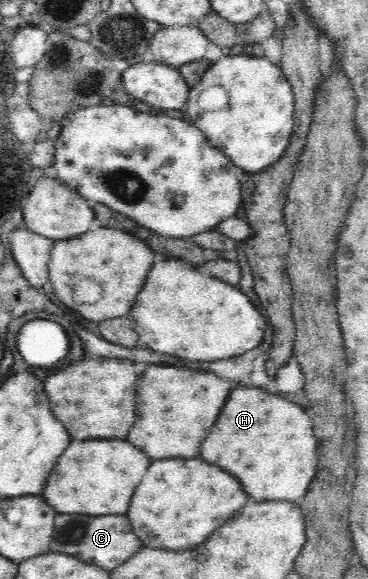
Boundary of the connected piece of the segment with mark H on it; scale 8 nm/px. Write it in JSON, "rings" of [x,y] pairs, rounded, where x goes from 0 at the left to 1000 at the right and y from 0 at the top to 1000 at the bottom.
{"rings":[[[690,665],[649,667],[628,674],[590,732],[552,760],[546,791],[644,822],[666,850],[698,867],[813,864],[832,857],[864,812],[859,751],[845,722],[813,696]]]}

